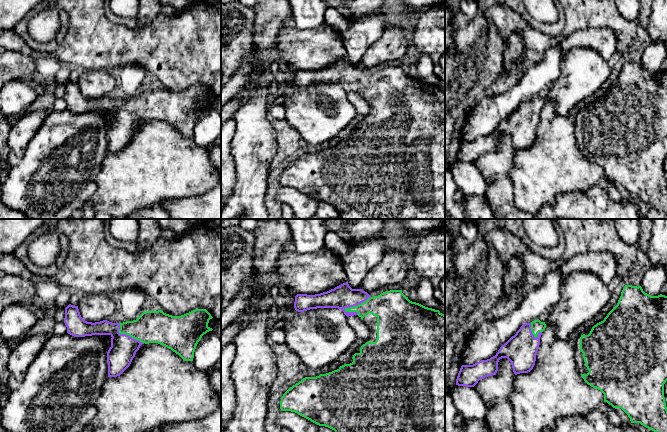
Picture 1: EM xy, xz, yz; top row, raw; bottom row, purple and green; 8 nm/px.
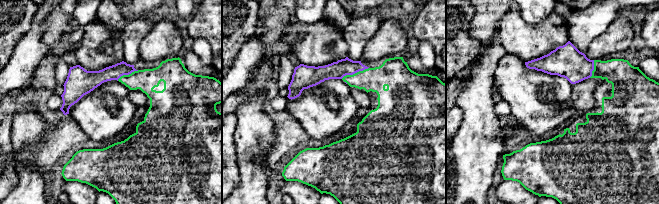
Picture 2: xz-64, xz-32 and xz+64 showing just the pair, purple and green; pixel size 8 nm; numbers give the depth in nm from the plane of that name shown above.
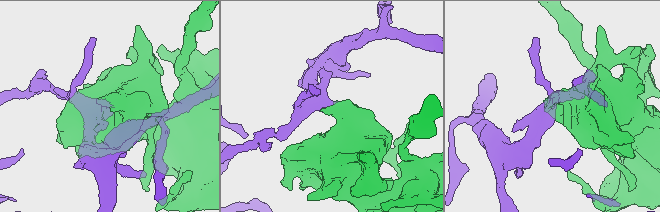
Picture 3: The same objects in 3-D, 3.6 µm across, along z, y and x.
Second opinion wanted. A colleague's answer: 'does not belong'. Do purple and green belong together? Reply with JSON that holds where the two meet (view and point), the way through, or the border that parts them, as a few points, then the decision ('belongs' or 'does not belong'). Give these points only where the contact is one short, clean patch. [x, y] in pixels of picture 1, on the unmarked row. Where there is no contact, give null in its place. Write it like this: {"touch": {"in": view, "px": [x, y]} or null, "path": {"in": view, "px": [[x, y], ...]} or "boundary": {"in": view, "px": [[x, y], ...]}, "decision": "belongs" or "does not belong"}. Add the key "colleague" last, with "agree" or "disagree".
{"touch": {"in": "xz", "px": [357, 80]}, "path": {"in": "xz", "px": [[343, 72], [357, 80], [388, 82]]}, "decision": "belongs", "colleague": "disagree"}

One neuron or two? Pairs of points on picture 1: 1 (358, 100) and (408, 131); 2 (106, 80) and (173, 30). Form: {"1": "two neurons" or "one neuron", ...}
{"1": "two neurons", "2": "two neurons"}

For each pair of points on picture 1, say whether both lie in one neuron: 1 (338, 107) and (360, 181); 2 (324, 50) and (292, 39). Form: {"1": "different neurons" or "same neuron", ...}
{"1": "different neurons", "2": "same neuron"}

